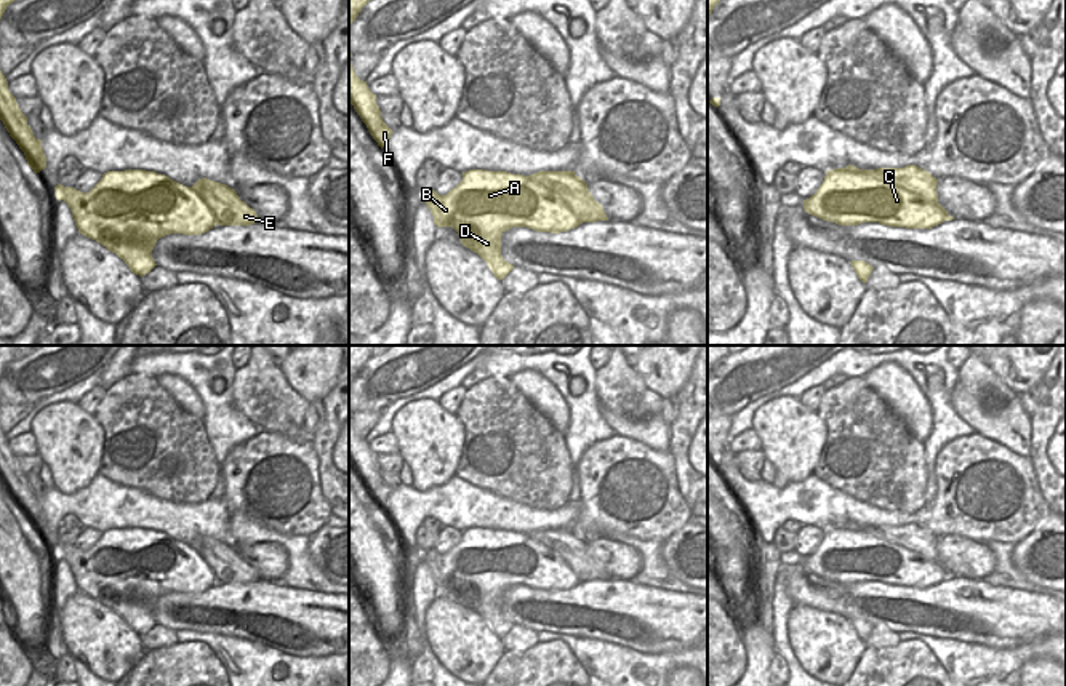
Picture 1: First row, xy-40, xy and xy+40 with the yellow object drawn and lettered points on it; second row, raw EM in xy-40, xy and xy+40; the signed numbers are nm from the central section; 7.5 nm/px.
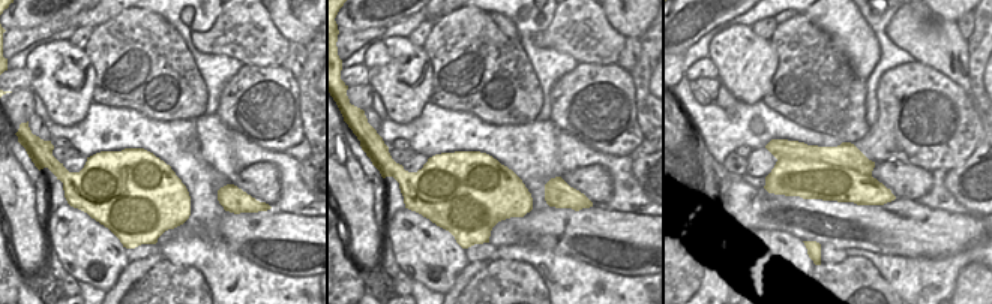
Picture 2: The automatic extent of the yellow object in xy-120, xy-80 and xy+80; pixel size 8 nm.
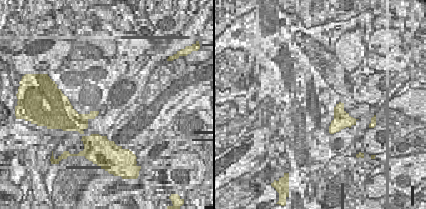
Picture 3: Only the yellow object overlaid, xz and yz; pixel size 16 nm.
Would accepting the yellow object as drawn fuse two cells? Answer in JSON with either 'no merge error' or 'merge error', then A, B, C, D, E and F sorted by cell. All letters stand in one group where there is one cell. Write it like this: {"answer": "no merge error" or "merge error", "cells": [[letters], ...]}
{"answer": "merge error", "cells": [["A", "B", "C", "D", "F"], ["E"]]}

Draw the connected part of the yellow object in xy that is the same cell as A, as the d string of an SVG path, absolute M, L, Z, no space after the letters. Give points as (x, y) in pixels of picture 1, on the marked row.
M469 170L447 195L426 193L437 227L453 227L498 280L514 265L501 256L501 235L512 227L560 233L579 225L565 201L528 176Z

